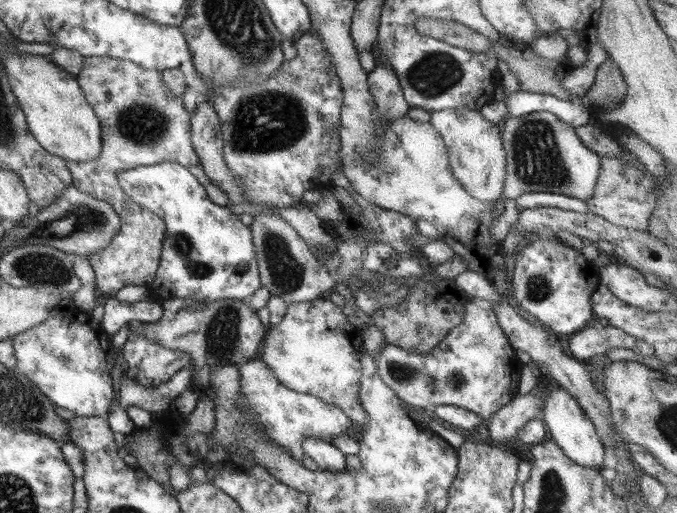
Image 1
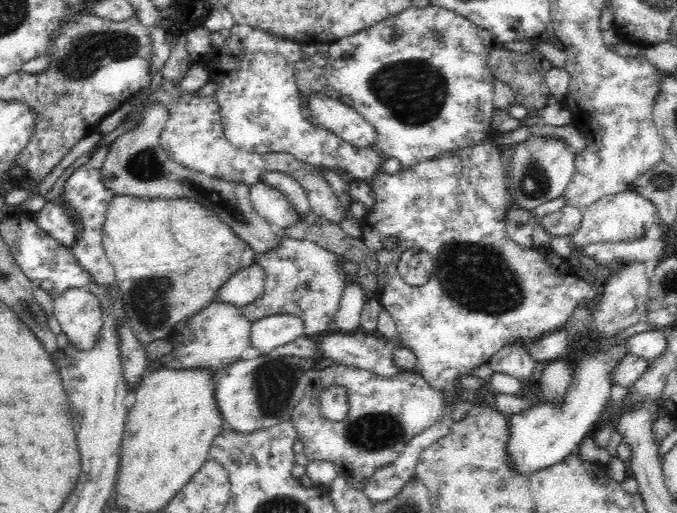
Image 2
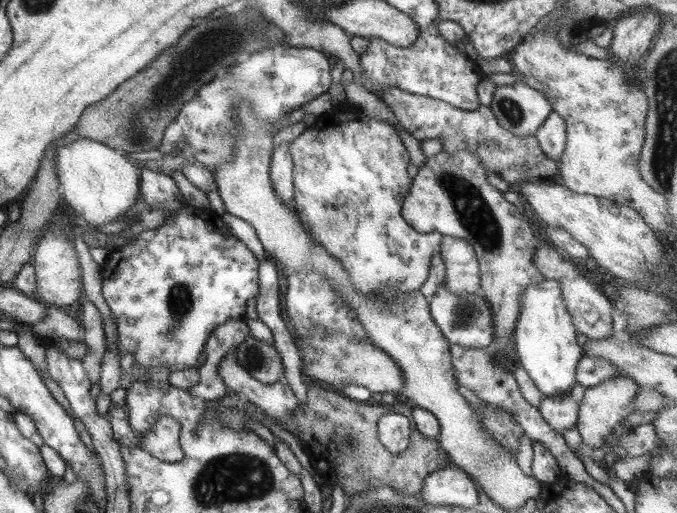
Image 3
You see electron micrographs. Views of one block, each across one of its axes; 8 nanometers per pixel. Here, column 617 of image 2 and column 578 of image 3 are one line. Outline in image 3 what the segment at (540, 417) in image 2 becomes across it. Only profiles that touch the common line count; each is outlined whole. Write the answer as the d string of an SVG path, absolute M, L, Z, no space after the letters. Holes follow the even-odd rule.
M545 278L542 282L536 282L532 286L526 286L526 290L522 290L522 298L518 302L518 320L513 332L514 350L520 357L520 366L530 375L544 397L570 394L572 388L576 386L576 366L585 356L584 349L576 341L577 333L562 298L560 281Z

